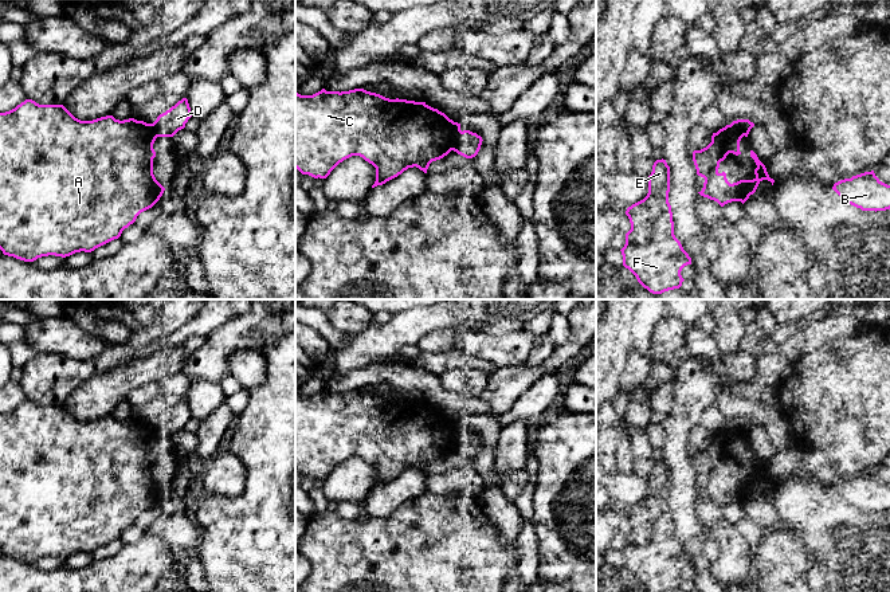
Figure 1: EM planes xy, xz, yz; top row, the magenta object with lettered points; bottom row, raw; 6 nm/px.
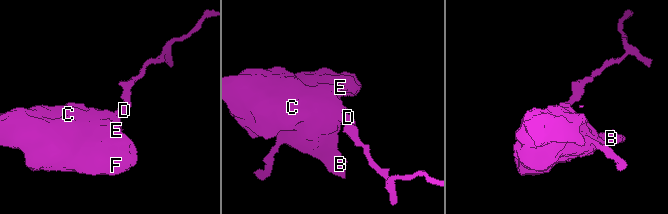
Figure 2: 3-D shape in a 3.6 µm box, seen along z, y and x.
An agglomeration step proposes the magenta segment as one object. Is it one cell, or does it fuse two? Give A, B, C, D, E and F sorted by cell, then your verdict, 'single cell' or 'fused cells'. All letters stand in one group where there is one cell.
groups A B C E F / D; fused cells

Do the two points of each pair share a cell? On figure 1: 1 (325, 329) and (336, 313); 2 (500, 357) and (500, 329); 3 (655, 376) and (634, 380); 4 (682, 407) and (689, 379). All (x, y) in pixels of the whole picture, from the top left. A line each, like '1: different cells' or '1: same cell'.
1: different cells
2: different cells
3: different cells
4: same cell

